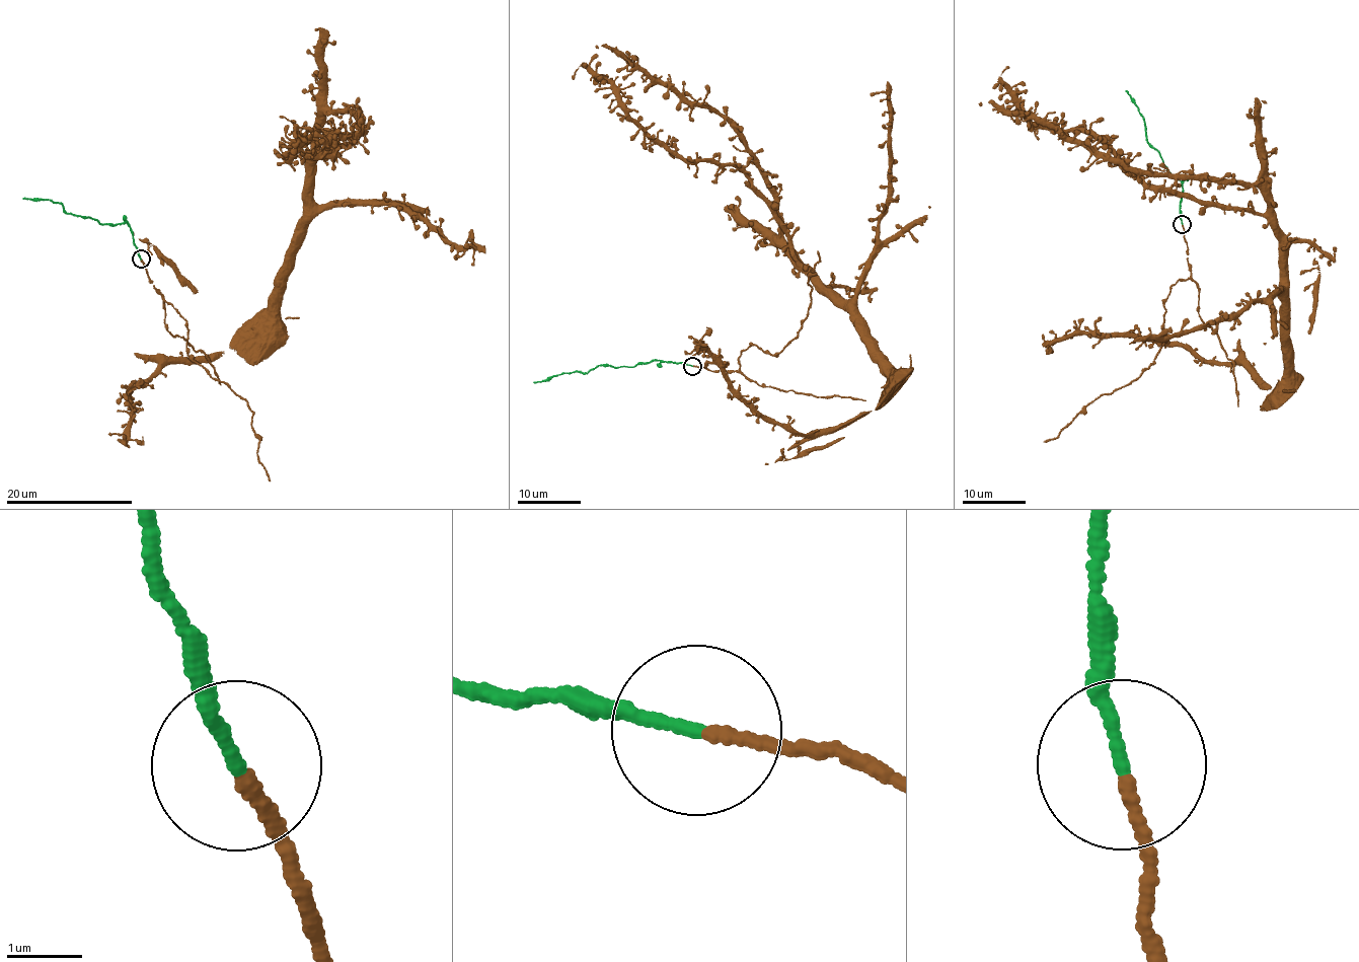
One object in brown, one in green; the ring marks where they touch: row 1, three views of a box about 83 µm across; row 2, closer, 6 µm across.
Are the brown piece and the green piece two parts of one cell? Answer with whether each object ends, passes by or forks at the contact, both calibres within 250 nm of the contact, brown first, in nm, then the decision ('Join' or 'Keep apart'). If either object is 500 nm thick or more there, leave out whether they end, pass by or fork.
At the ring brown ends. At the ring green ends. Thickness 160 nm (brown) against 170 nm. Join

